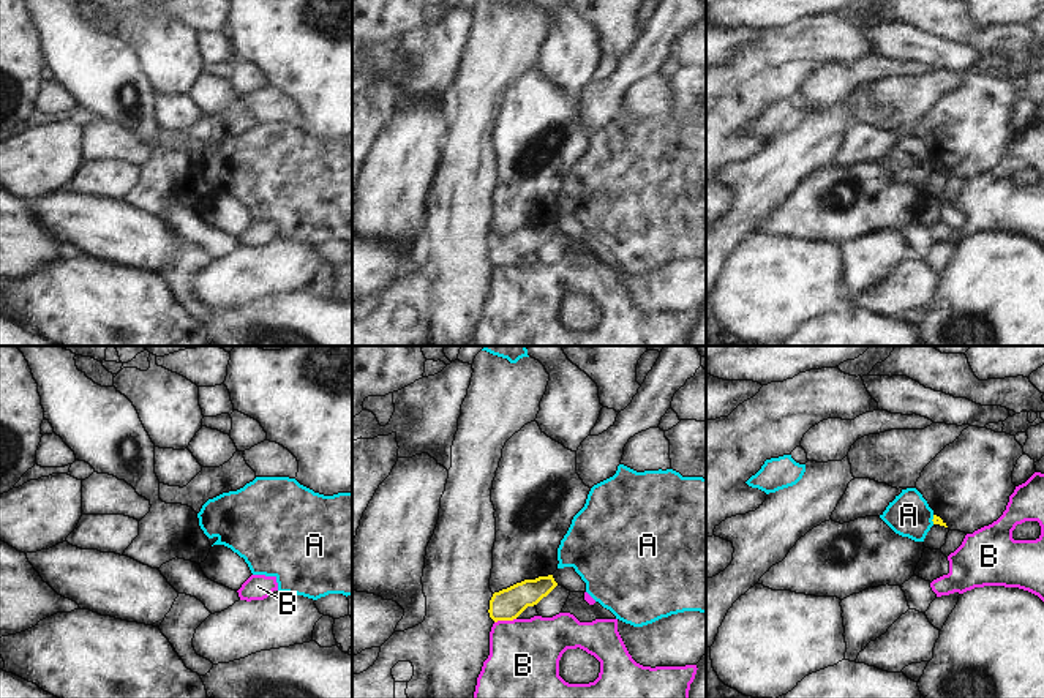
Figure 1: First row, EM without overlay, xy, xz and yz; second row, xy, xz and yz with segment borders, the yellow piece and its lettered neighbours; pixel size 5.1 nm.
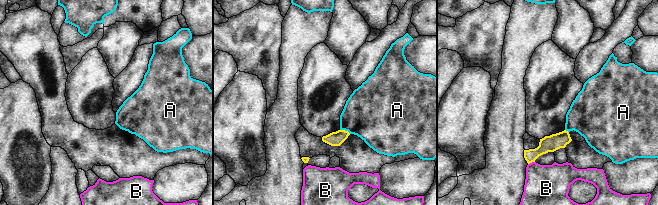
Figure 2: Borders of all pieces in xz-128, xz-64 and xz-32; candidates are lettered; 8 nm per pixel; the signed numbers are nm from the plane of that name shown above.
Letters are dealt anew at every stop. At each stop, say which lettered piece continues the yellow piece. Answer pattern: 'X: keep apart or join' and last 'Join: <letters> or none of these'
A: keep apart
B: keep apart
Join: none of these

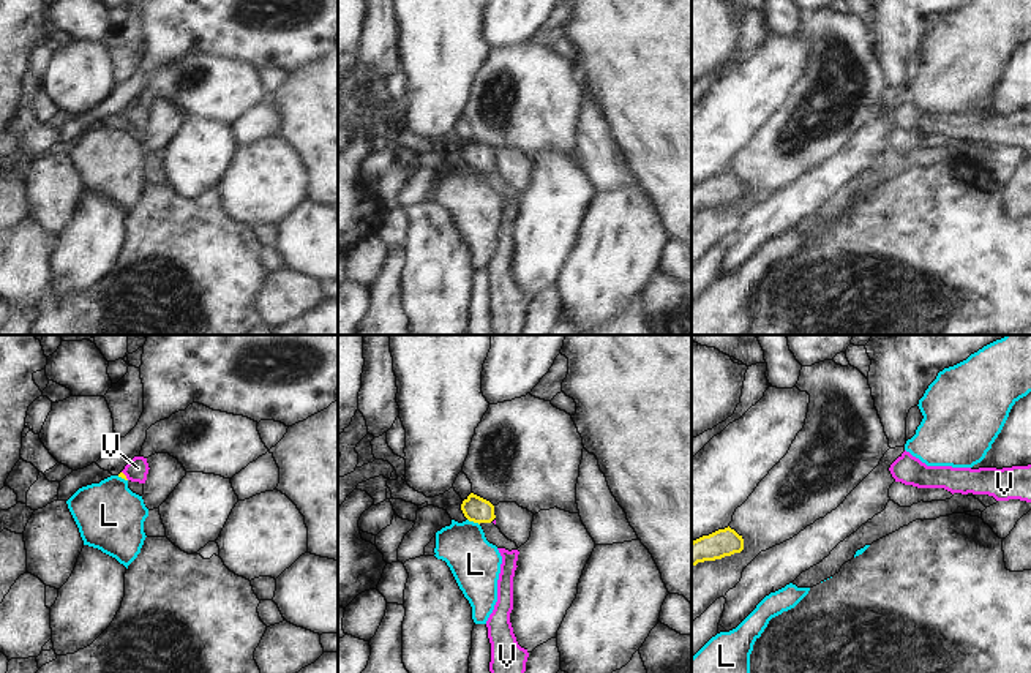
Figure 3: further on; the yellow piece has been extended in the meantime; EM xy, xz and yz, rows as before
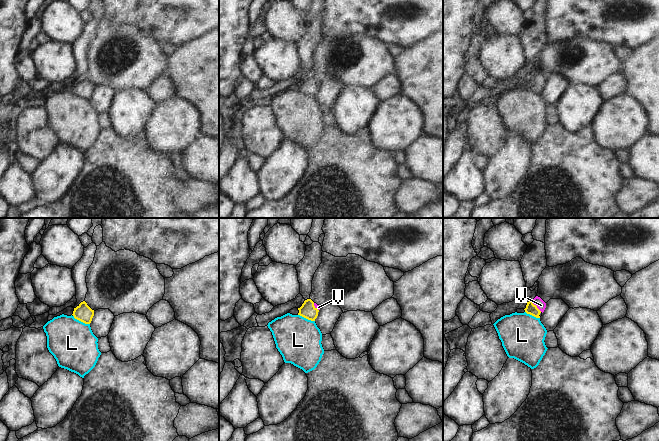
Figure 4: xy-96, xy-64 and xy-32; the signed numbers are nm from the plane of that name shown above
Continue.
L: keep apart
V: join
Join: V

